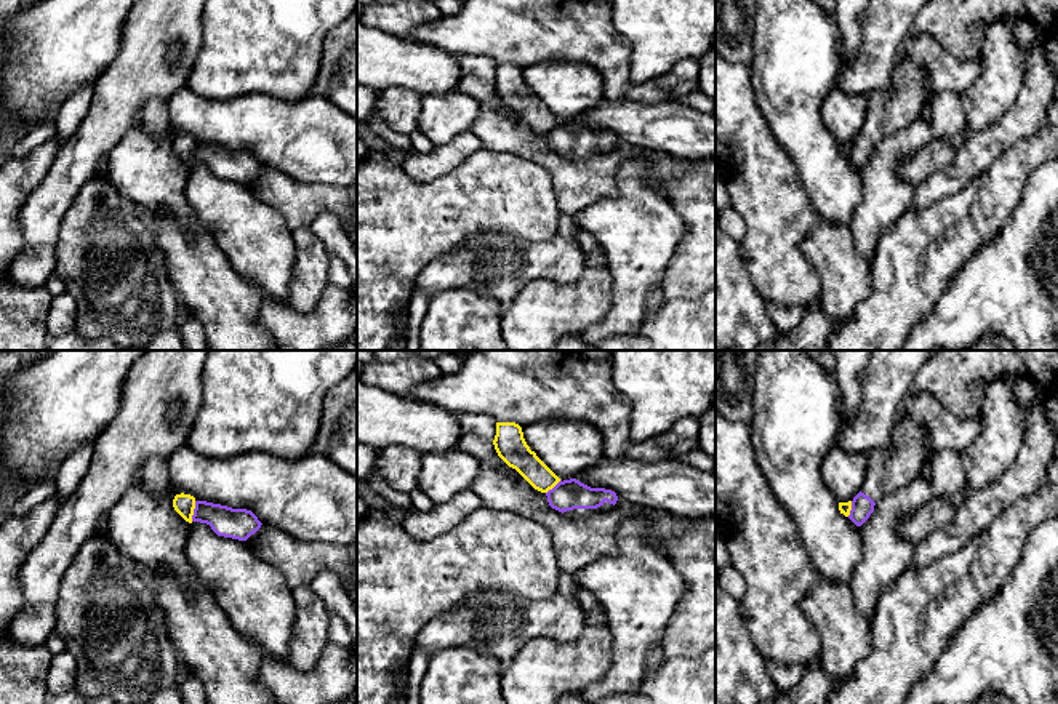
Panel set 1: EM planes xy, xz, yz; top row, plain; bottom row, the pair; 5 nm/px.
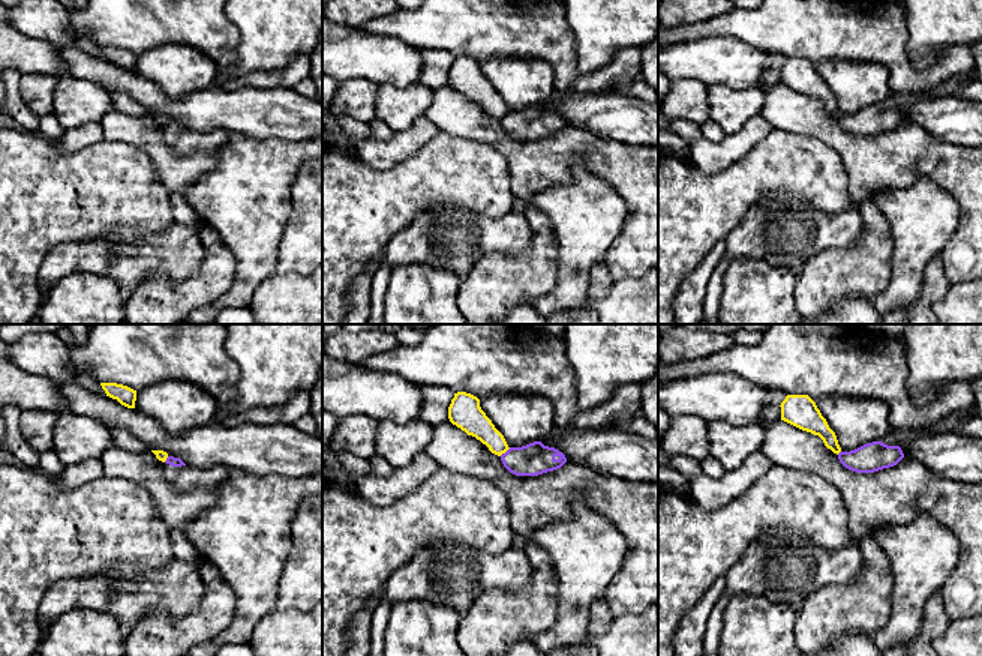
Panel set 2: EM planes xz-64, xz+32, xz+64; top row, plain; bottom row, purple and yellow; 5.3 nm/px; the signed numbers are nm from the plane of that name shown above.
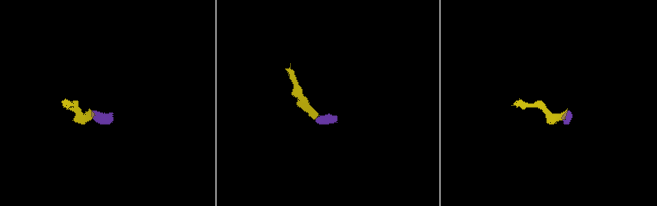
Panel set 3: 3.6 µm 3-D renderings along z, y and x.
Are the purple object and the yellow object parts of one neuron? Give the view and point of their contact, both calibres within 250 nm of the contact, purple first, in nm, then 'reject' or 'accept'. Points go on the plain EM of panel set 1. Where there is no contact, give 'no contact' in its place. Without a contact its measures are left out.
contact xy (194, 152); calibres 160 and 110 nm; reject

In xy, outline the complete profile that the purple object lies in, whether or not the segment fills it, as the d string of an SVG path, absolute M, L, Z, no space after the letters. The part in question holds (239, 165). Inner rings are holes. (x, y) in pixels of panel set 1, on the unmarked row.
M195 142L192 163L206 165L218 178L245 182L253 190L258 187L258 176L262 166L251 152L206 142Z

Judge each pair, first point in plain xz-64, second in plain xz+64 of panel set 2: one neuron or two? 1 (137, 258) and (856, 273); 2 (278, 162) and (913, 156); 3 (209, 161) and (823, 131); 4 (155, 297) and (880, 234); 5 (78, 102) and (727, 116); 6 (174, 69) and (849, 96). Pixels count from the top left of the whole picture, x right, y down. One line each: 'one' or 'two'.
1: two
2: two
3: one
4: one
5: one
6: one

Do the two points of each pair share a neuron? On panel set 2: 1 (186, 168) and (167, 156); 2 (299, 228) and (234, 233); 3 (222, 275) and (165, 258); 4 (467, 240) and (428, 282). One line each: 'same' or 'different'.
1: same
2: different
3: different
4: different

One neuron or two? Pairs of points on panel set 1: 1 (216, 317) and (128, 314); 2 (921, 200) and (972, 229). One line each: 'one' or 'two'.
1: two
2: two

